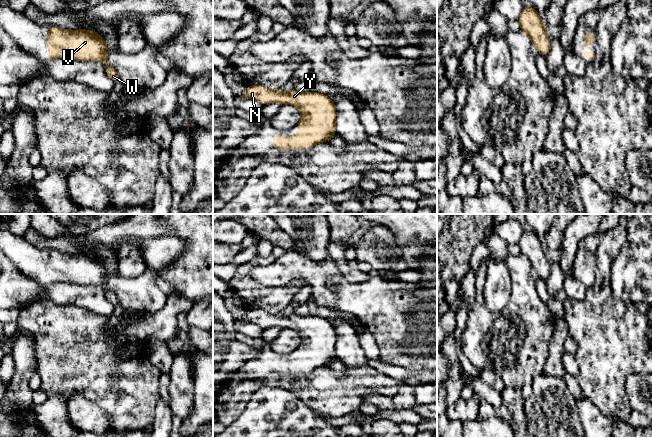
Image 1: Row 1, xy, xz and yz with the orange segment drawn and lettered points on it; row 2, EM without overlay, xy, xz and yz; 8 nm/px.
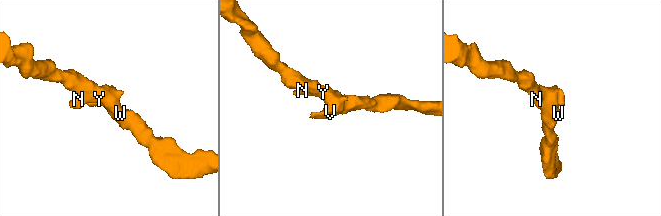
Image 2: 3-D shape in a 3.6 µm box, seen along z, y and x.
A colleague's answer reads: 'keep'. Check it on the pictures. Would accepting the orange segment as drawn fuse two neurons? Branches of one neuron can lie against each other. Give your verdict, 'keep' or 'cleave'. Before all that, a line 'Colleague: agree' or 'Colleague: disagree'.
Colleague: agree
keep

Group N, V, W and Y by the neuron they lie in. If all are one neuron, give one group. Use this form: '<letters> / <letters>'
N V W Y

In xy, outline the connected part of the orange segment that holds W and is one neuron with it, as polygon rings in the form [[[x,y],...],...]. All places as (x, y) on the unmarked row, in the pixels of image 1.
[[[51,250],[47,256],[49,283],[67,282],[79,285],[106,287],[106,298],[113,305],[120,304],[116,293],[108,287],[104,263],[95,254],[64,254]]]

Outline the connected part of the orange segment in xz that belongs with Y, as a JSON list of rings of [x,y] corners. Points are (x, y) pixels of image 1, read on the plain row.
[[[256,308],[248,310],[241,323],[252,323],[261,329],[270,327],[295,330],[301,339],[296,360],[273,360],[273,372],[309,373],[328,365],[336,358],[336,329],[331,322],[317,316],[299,316],[295,313],[282,316]]]

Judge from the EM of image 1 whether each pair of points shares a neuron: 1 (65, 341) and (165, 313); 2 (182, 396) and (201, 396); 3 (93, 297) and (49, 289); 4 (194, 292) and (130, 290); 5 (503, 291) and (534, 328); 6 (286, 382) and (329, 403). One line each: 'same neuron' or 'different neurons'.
1: different neurons
2: different neurons
3: same neuron
4: different neurons
5: different neurons
6: same neuron

